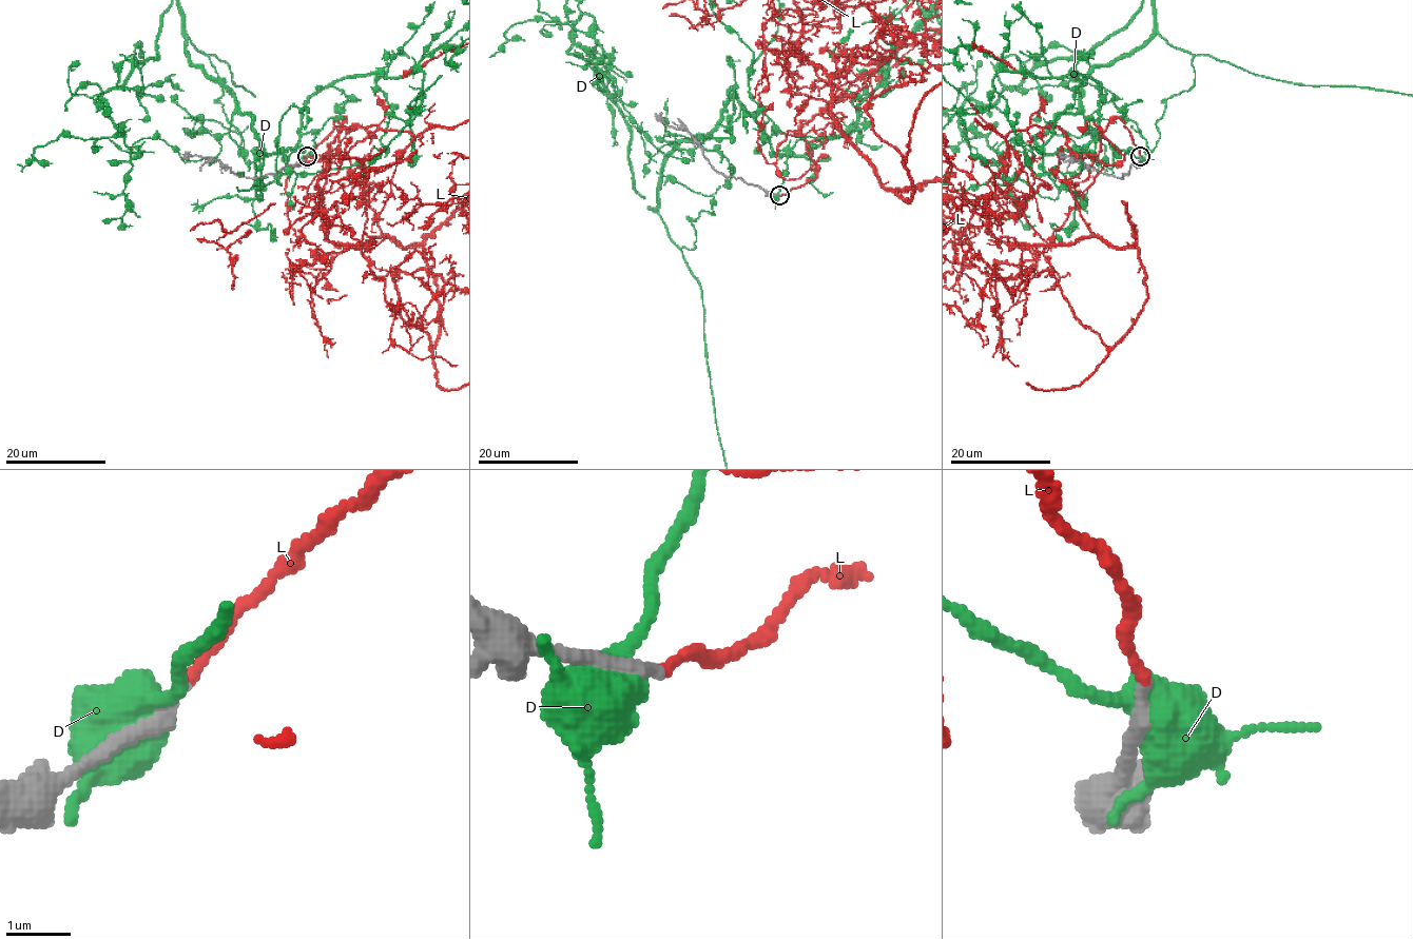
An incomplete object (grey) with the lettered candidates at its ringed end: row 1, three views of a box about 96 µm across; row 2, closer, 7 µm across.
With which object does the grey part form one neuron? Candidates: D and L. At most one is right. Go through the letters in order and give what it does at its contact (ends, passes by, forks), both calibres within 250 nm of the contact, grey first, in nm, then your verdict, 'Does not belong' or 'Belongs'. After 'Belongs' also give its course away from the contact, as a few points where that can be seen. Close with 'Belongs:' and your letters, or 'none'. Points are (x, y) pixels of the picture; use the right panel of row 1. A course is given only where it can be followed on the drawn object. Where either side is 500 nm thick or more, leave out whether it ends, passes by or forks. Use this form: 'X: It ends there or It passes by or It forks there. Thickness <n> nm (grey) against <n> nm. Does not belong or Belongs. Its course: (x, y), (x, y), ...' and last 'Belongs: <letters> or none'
D: It forks there. Thickness 320 nm (grey) against 480 nm. Does not belong
L: It ends there. Thickness 240 nm (grey) against 160 nm. Belongs. Its course: (1140, 155), (1118, 118), (1097, 154), (1005, 137), (1048, 243), (1144, 268), (1078, 385), (1017, 370), (960, 199)
Belongs: L

